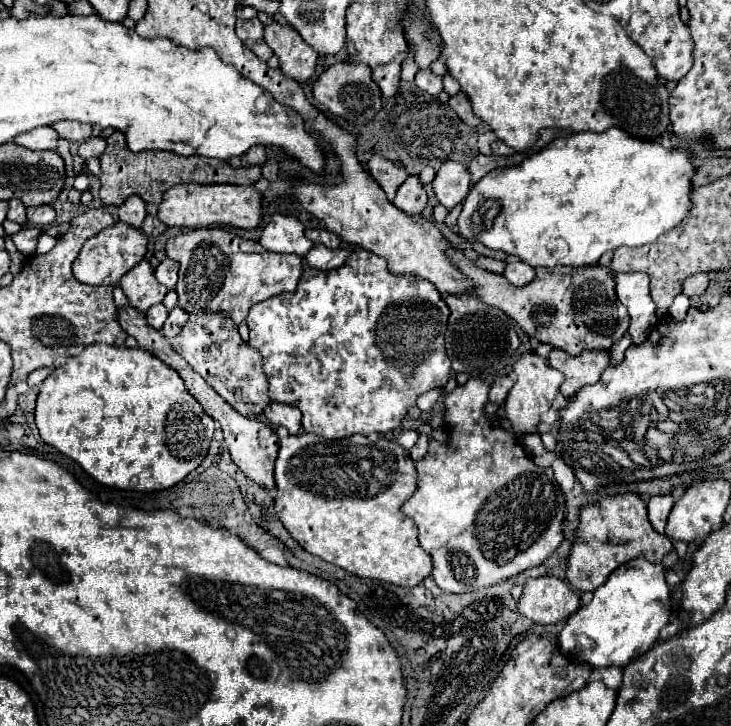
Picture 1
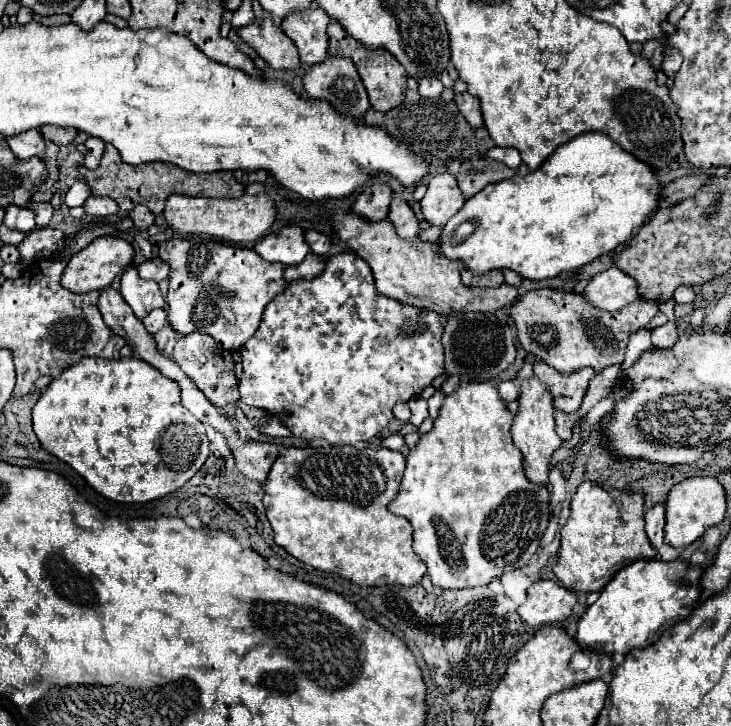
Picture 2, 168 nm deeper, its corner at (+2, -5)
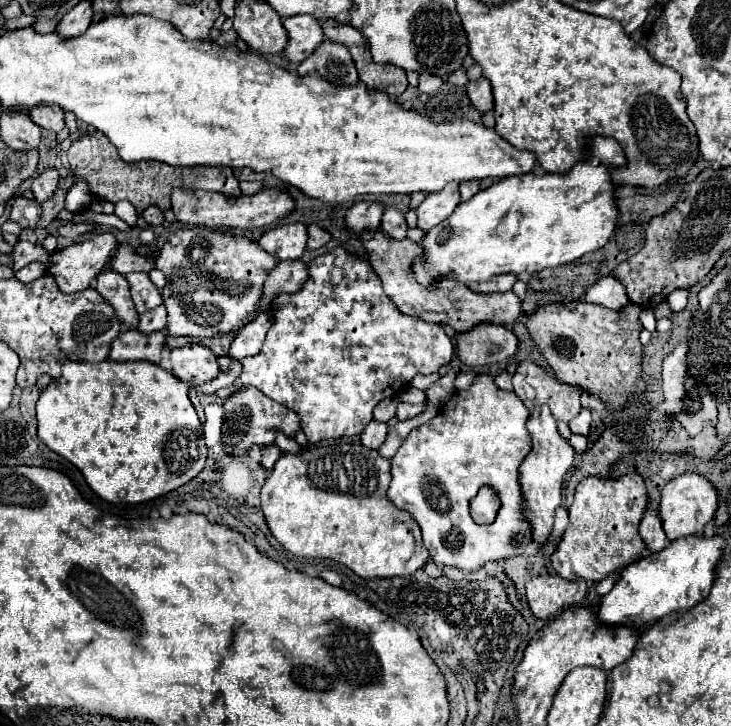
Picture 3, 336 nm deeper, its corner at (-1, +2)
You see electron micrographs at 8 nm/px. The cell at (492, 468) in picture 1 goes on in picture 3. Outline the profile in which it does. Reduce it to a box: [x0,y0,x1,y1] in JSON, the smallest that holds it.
[387,374,531,572]

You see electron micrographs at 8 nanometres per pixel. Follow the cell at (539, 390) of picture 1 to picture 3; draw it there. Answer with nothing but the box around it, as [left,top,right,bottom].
[519,408,573,544]

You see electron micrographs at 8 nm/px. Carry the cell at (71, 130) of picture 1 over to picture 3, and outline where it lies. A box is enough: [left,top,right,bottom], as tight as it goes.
[29,106,65,132]

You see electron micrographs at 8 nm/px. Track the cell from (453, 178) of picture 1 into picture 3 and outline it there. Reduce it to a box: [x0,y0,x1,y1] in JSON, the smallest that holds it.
[417,184,461,230]

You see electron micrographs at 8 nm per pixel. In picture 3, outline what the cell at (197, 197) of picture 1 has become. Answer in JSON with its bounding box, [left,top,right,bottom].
[171,188,293,230]

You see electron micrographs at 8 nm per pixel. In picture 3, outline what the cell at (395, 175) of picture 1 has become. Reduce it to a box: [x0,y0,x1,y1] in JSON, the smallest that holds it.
[345,202,385,234]

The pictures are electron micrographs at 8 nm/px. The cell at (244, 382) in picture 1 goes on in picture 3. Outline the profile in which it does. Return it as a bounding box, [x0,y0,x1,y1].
[169,342,221,386]

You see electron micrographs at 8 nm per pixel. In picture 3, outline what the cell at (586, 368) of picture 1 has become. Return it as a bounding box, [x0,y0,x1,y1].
[513,362,583,422]

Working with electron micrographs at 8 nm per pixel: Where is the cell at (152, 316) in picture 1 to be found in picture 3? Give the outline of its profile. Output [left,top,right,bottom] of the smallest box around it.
[139,306,167,334]

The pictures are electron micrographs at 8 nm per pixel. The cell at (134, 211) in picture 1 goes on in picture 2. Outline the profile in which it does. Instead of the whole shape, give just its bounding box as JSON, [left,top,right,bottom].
[130,205,154,229]

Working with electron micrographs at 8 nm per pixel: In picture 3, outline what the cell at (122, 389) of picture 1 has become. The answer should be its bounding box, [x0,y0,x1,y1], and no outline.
[37,362,205,504]

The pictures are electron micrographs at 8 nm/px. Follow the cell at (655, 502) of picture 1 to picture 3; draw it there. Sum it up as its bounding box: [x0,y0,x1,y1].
[639,510,667,552]

